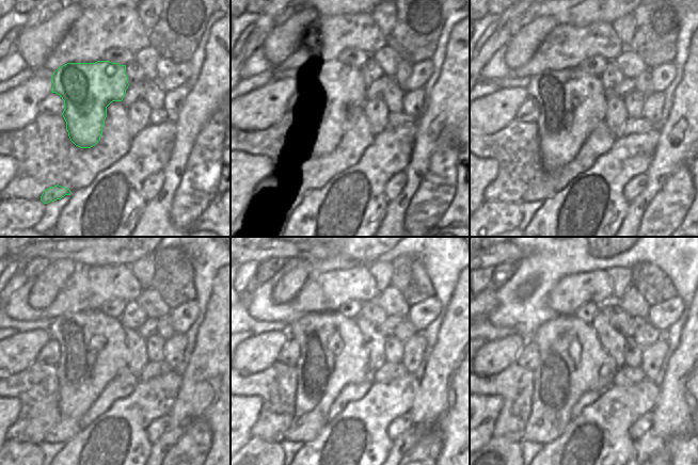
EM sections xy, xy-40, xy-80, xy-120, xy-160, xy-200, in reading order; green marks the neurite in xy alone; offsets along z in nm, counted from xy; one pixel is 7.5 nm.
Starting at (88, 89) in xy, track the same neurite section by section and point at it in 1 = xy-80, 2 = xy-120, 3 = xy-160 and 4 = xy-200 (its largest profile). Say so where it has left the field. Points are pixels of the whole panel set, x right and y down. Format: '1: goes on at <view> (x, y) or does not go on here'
1: goes on at xy-80 (562, 128)
2: goes on at xy-120 (82, 372)
3: goes on at xy-160 (321, 375)
4: goes on at xy-200 (559, 380)

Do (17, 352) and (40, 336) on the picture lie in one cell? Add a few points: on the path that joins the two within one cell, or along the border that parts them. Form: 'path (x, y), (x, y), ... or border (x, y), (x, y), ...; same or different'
path (22, 348), (34, 340); same

